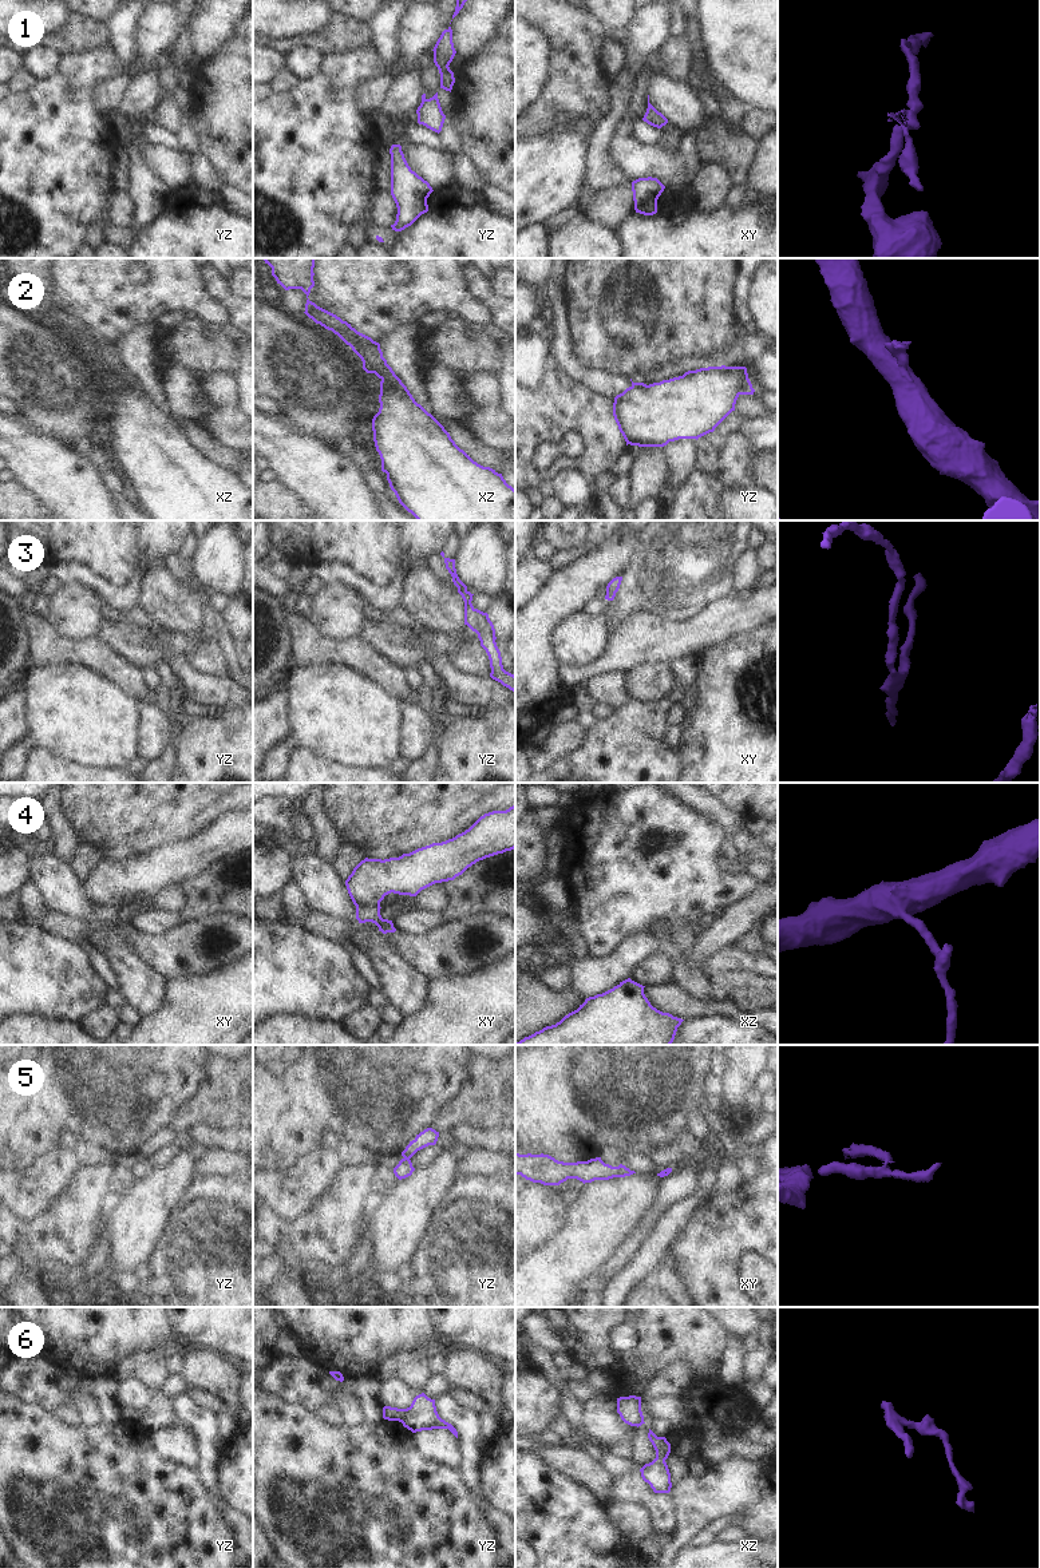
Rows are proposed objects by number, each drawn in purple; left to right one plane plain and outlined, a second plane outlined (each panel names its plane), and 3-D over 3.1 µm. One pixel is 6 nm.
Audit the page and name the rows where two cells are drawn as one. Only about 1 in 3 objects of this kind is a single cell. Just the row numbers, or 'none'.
1, 2, 5

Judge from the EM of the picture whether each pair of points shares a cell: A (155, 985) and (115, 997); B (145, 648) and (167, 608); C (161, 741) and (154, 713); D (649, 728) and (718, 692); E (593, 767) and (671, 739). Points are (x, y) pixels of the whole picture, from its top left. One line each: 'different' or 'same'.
A: different
B: different
C: same
D: different
E: different

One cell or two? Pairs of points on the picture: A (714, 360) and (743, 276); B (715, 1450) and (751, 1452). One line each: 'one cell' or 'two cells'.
A: two cells
B: one cell

